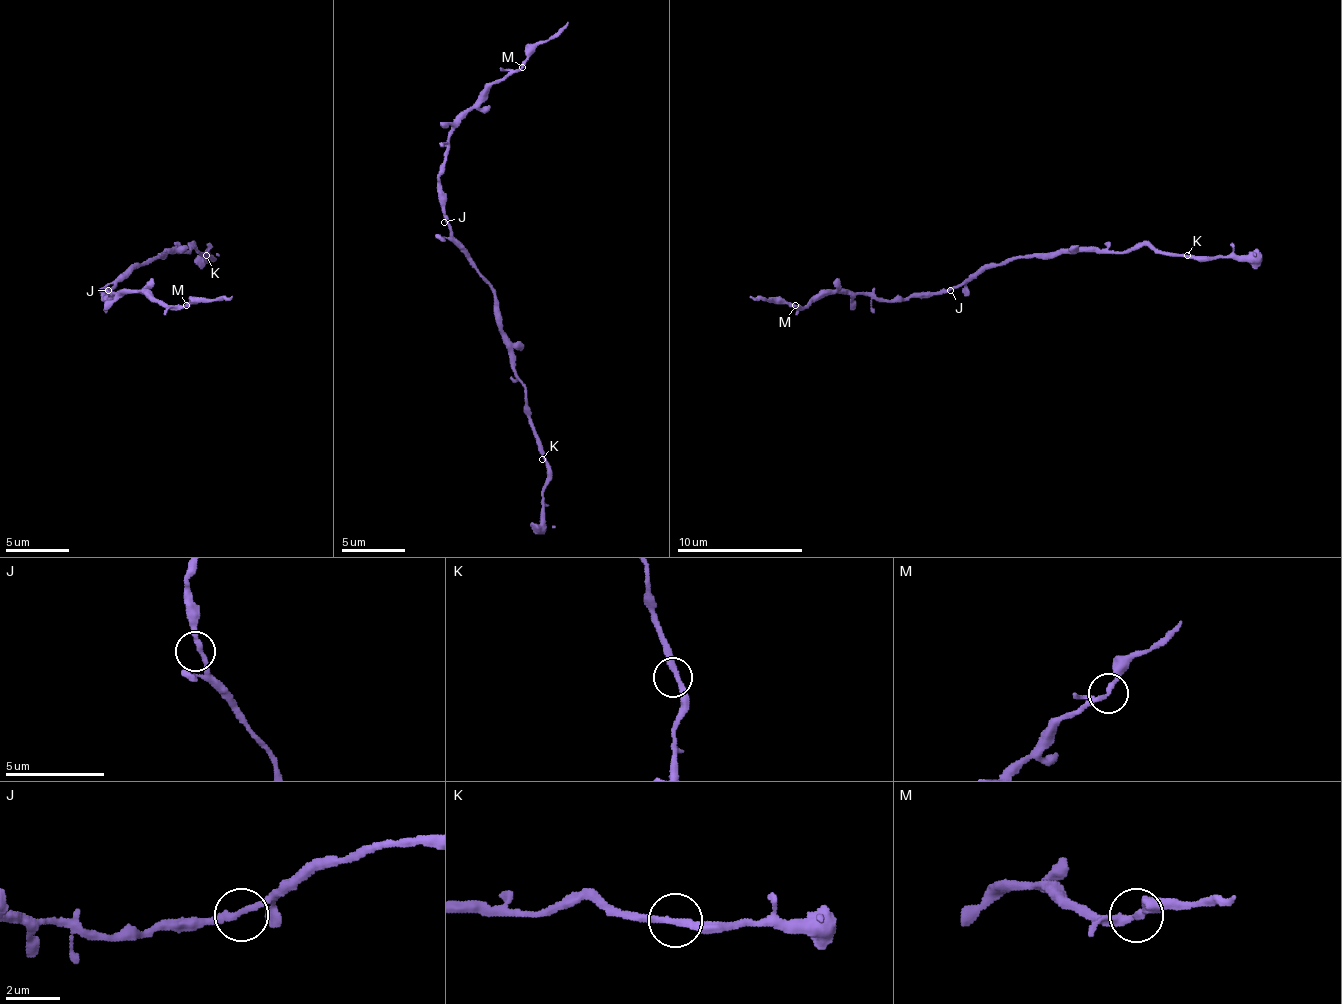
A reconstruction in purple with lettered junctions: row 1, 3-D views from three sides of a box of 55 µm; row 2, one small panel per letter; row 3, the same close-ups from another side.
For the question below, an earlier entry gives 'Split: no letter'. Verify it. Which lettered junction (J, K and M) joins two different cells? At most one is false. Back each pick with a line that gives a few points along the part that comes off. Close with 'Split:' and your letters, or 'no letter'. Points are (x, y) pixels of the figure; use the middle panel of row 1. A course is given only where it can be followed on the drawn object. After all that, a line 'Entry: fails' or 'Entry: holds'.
Split: no letter
Entry: holds

